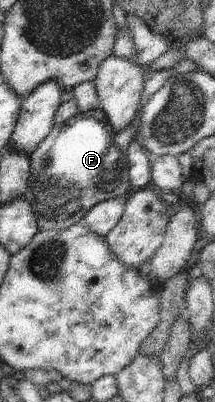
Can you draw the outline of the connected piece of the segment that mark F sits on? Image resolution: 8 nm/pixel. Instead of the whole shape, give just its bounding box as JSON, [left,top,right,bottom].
[23,108,130,230]

